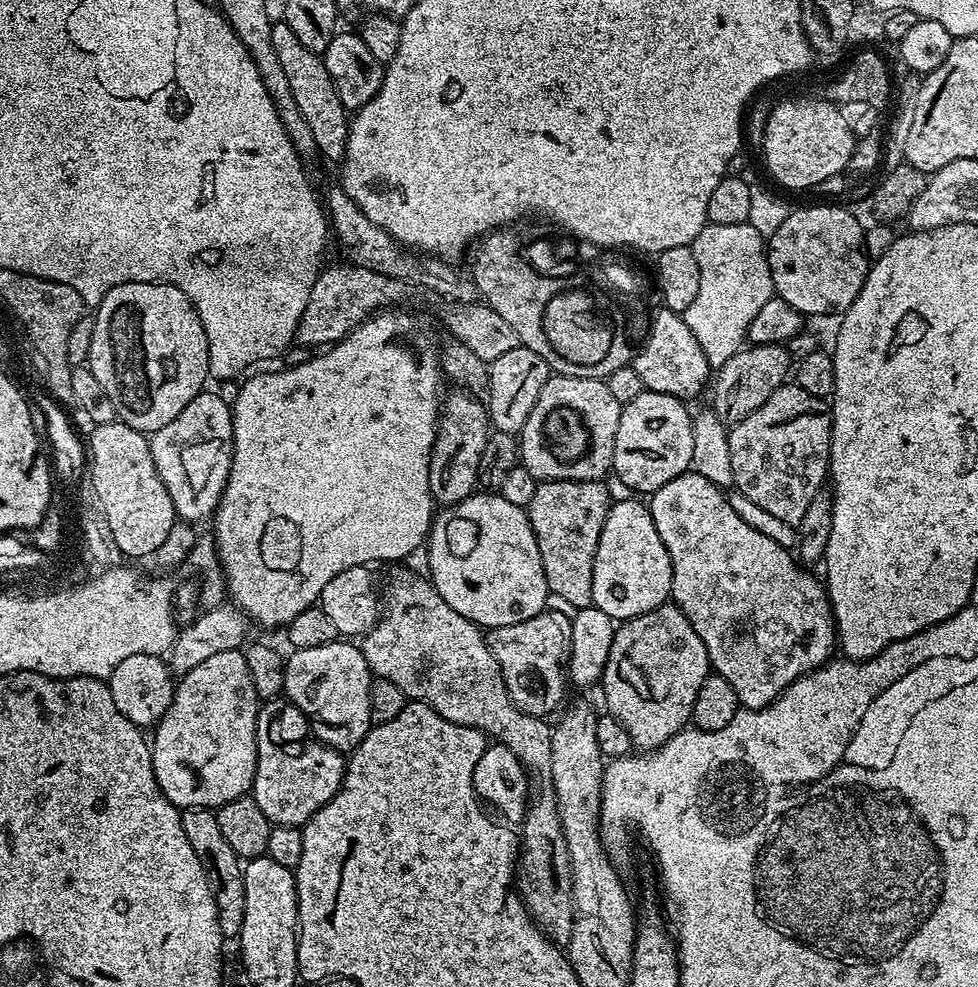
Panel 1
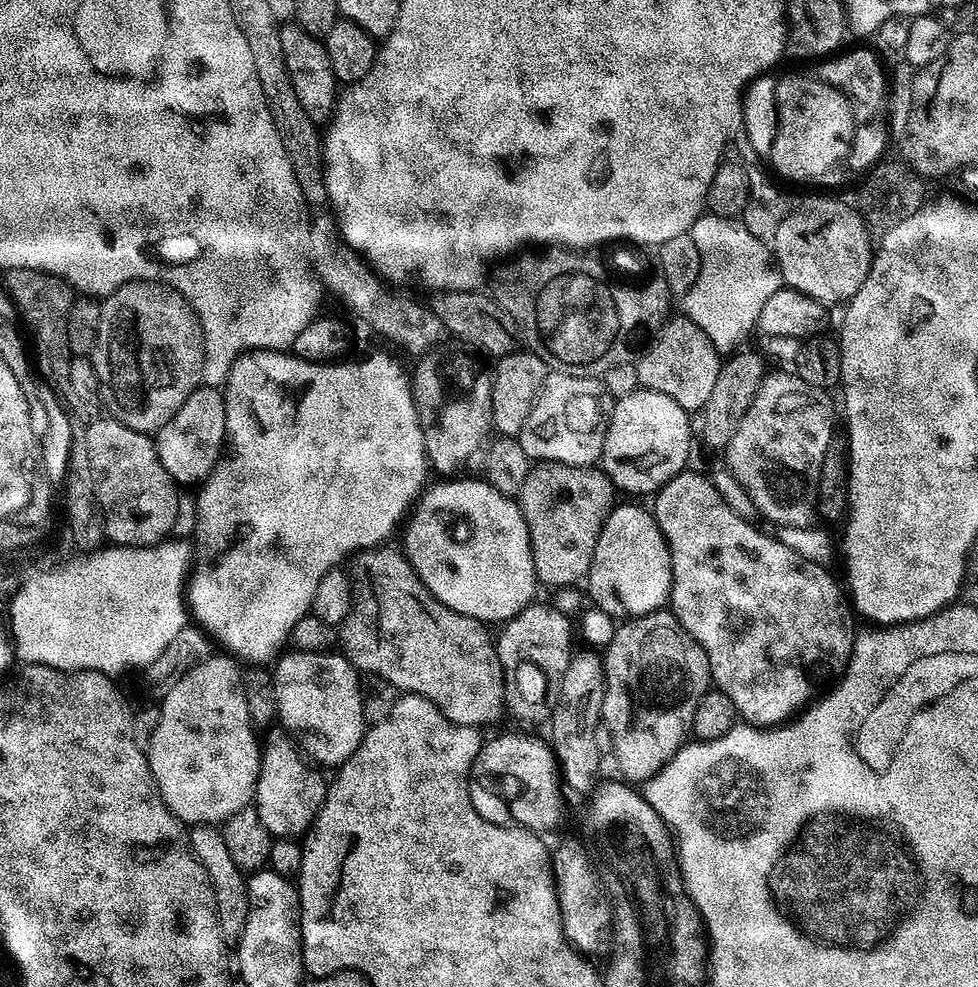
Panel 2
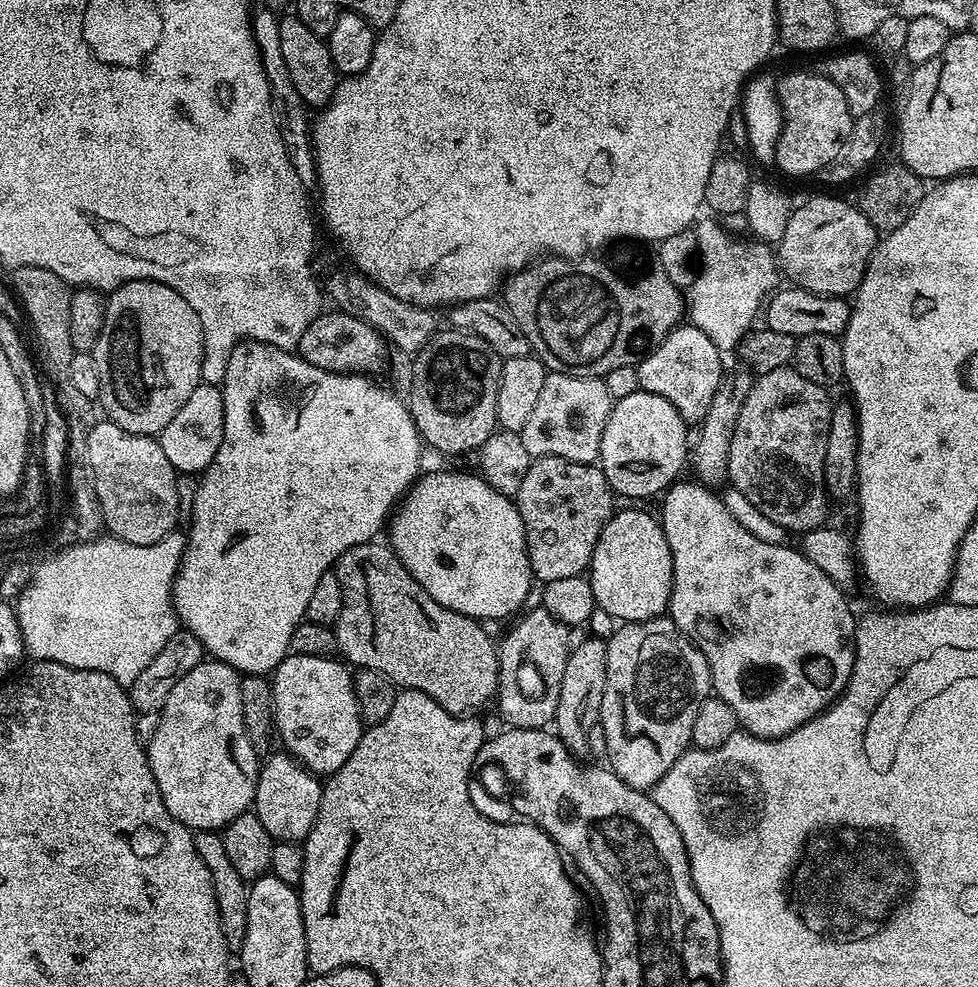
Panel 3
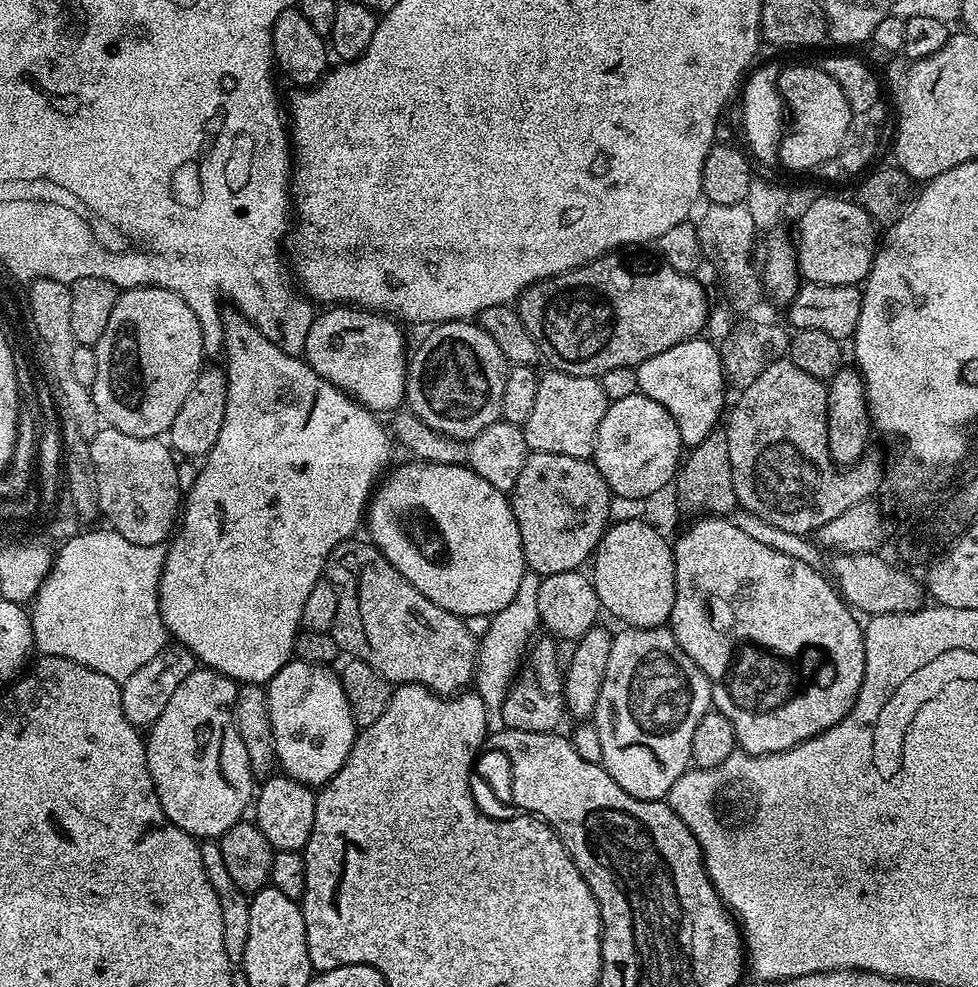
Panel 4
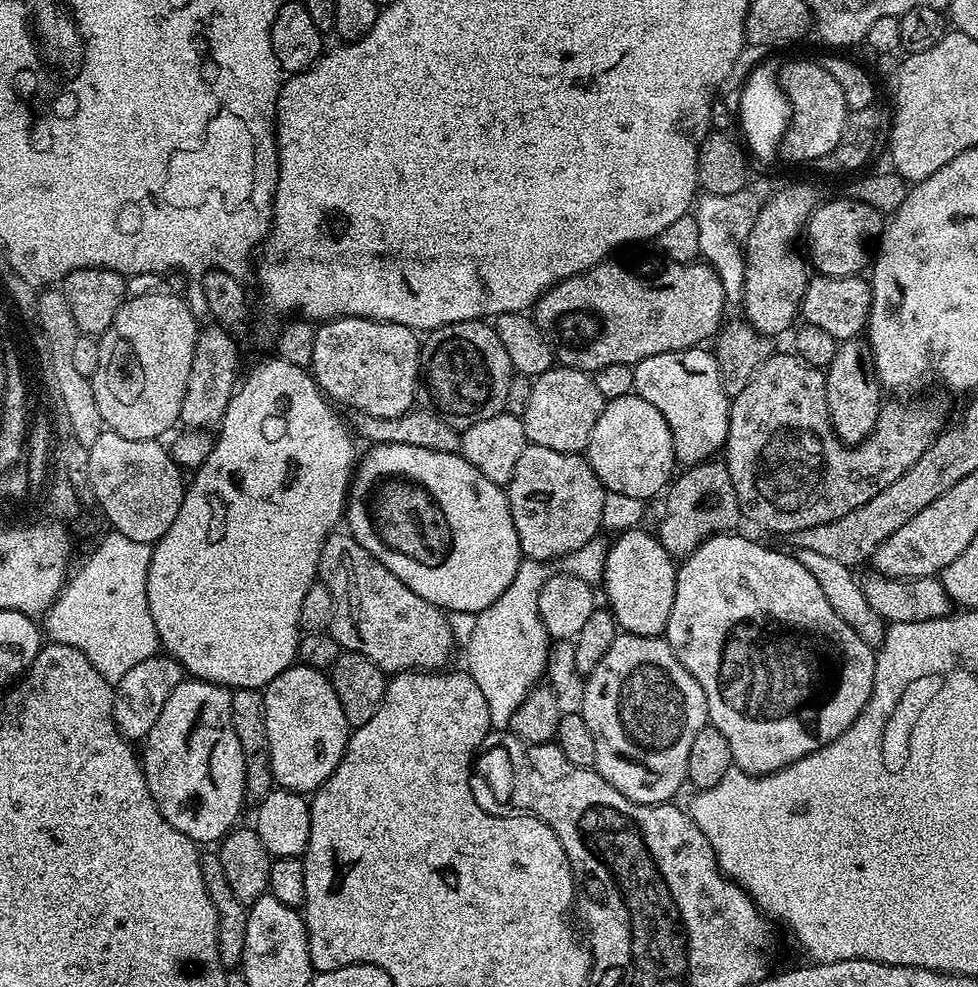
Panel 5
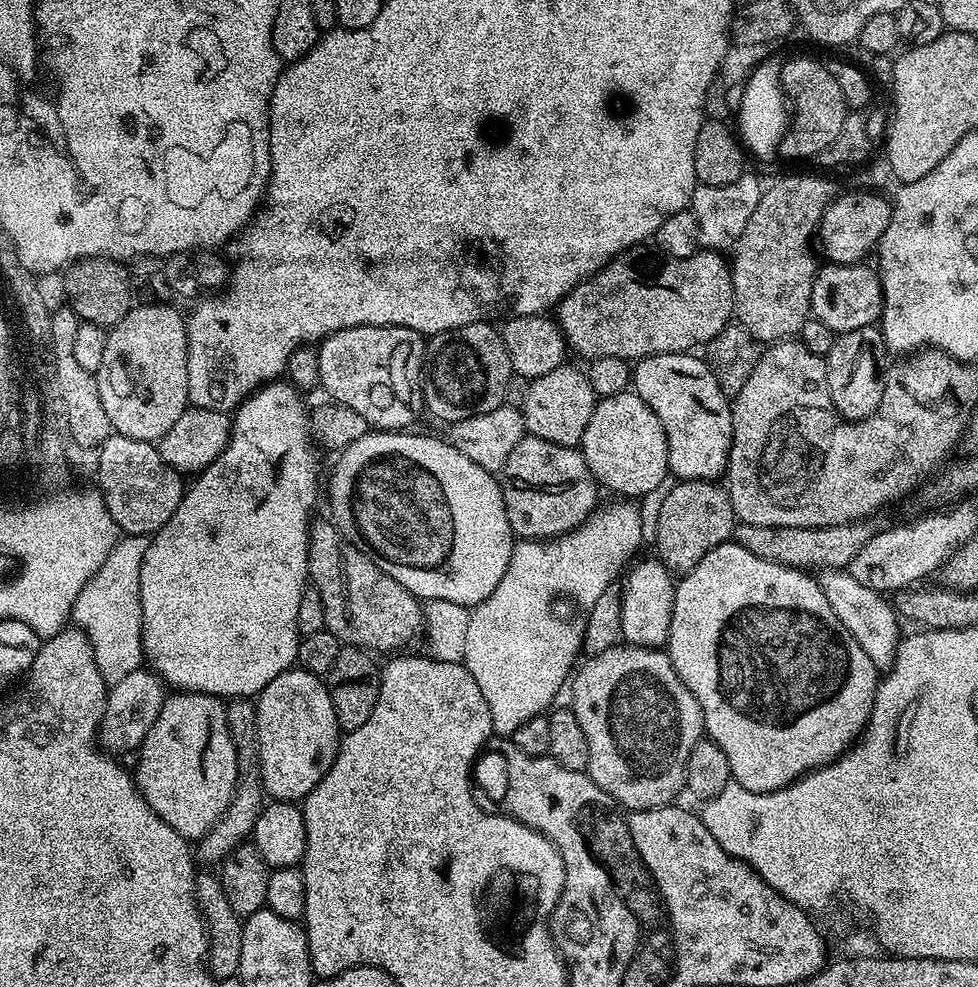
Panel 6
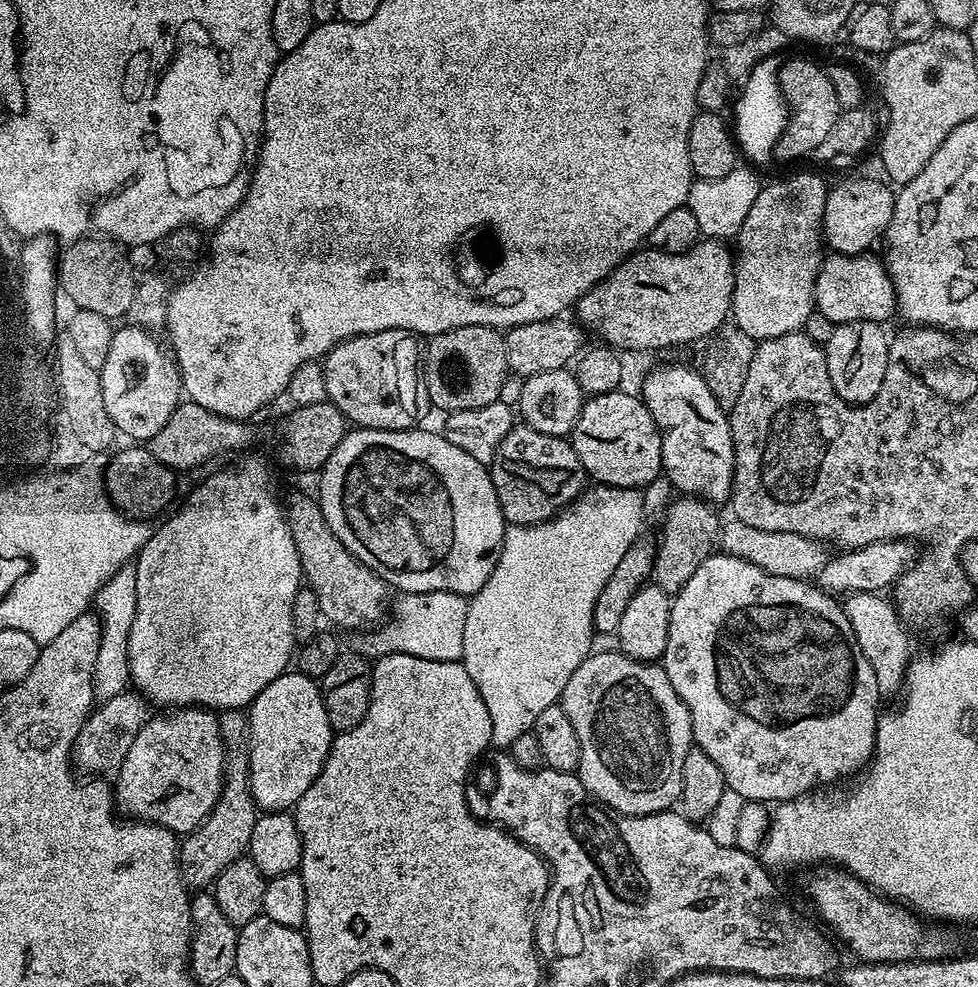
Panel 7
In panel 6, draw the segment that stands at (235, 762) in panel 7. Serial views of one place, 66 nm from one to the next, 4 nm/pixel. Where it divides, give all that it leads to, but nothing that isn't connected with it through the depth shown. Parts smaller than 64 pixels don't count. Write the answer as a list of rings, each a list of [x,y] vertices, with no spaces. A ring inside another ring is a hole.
[[[232,698],[225,703],[224,709],[232,741],[236,743],[240,776],[236,779],[236,793],[232,795],[227,812],[198,842],[199,859],[201,861],[204,859],[208,863],[205,865],[208,866],[223,861],[224,857],[229,856],[234,849],[241,847],[251,837],[254,822],[258,822],[258,814],[264,809],[266,803],[264,783],[260,777],[260,755],[256,752],[256,705],[248,698]]]

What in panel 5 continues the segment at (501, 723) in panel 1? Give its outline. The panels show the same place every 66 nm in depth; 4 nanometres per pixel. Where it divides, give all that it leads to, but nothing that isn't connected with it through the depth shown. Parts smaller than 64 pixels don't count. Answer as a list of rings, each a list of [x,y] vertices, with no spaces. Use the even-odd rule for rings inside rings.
[[[333,531],[324,539],[320,551],[318,565],[319,583],[325,584],[330,590],[334,610],[328,633],[338,641],[345,652],[357,652],[370,658],[385,674],[423,670],[434,672],[445,667],[444,664],[452,656],[454,641],[452,628],[448,625],[448,616],[439,608],[435,608],[426,598],[418,598],[402,578],[394,578],[370,550],[366,550],[347,531]]]

